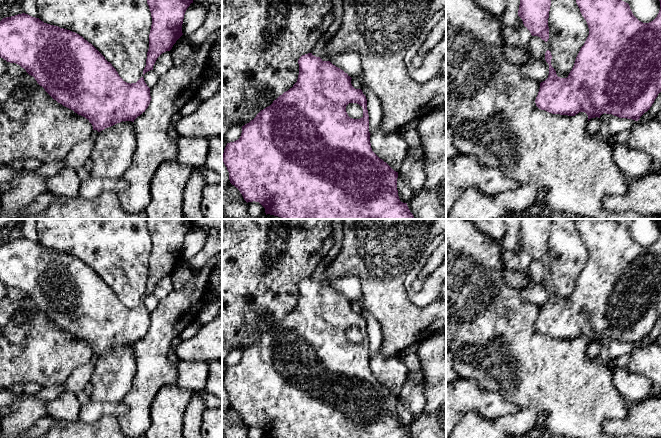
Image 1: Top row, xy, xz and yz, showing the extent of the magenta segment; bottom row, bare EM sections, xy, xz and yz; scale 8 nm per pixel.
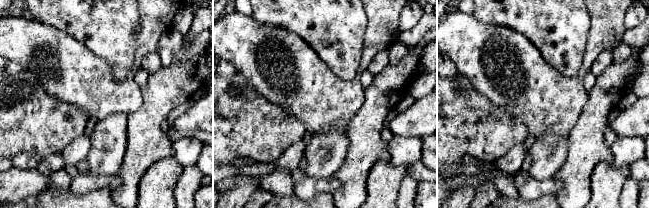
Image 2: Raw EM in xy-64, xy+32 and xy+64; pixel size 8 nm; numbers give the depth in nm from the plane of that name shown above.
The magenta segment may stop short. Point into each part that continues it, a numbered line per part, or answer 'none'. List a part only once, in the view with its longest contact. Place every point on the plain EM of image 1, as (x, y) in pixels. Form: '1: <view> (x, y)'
none

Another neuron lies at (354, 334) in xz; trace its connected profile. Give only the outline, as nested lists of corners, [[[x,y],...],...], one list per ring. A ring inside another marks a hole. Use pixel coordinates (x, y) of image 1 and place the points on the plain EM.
[[[349,327],[346,330],[346,336],[350,342],[360,343],[363,341],[363,332],[357,327]]]

